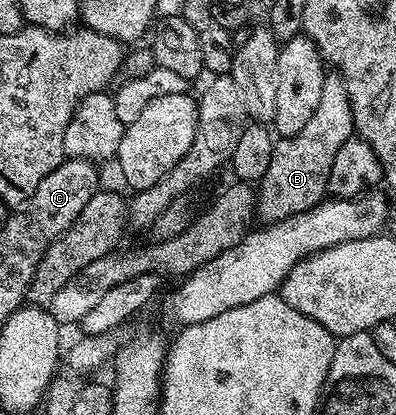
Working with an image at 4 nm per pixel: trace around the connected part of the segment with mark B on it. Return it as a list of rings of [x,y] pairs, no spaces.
[[[327,73],[324,88],[320,92],[320,104],[312,112],[308,124],[291,138],[279,137],[274,143],[268,172],[256,186],[256,214],[263,223],[279,222],[288,216],[297,216],[310,210],[327,197],[328,172],[332,172],[332,160],[340,152],[340,144],[355,133],[354,117],[344,88],[337,73]]]

